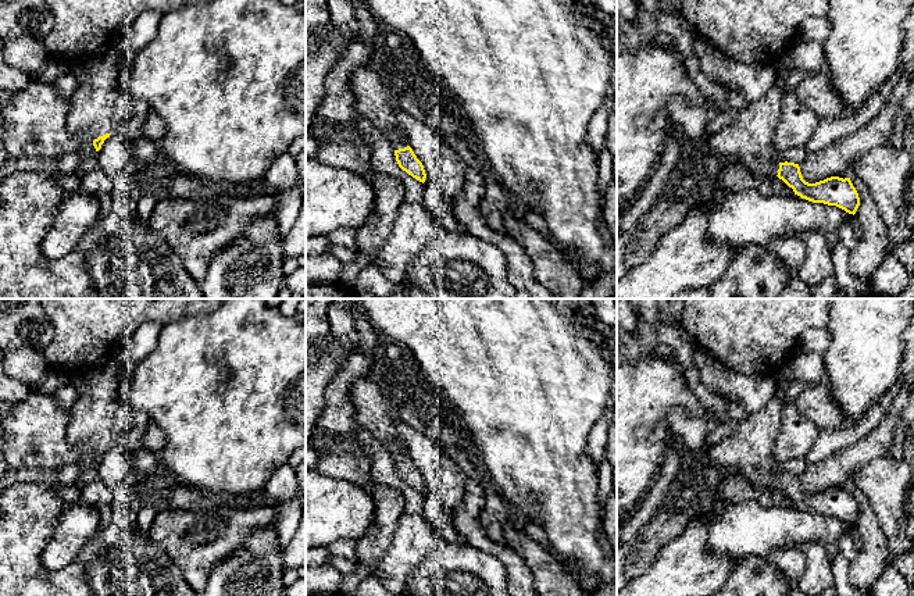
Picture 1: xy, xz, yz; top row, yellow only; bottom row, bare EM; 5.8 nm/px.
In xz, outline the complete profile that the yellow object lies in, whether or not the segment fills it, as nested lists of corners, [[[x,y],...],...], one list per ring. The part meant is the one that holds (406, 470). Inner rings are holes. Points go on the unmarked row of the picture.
[[[357,379],[351,388],[351,403],[356,410],[353,433],[365,429],[372,433],[394,458],[399,478],[419,493],[425,493],[426,485],[422,474],[408,457],[408,450],[397,431],[399,418],[389,397],[382,392],[376,381]]]

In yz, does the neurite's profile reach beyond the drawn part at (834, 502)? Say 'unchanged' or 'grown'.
grown

